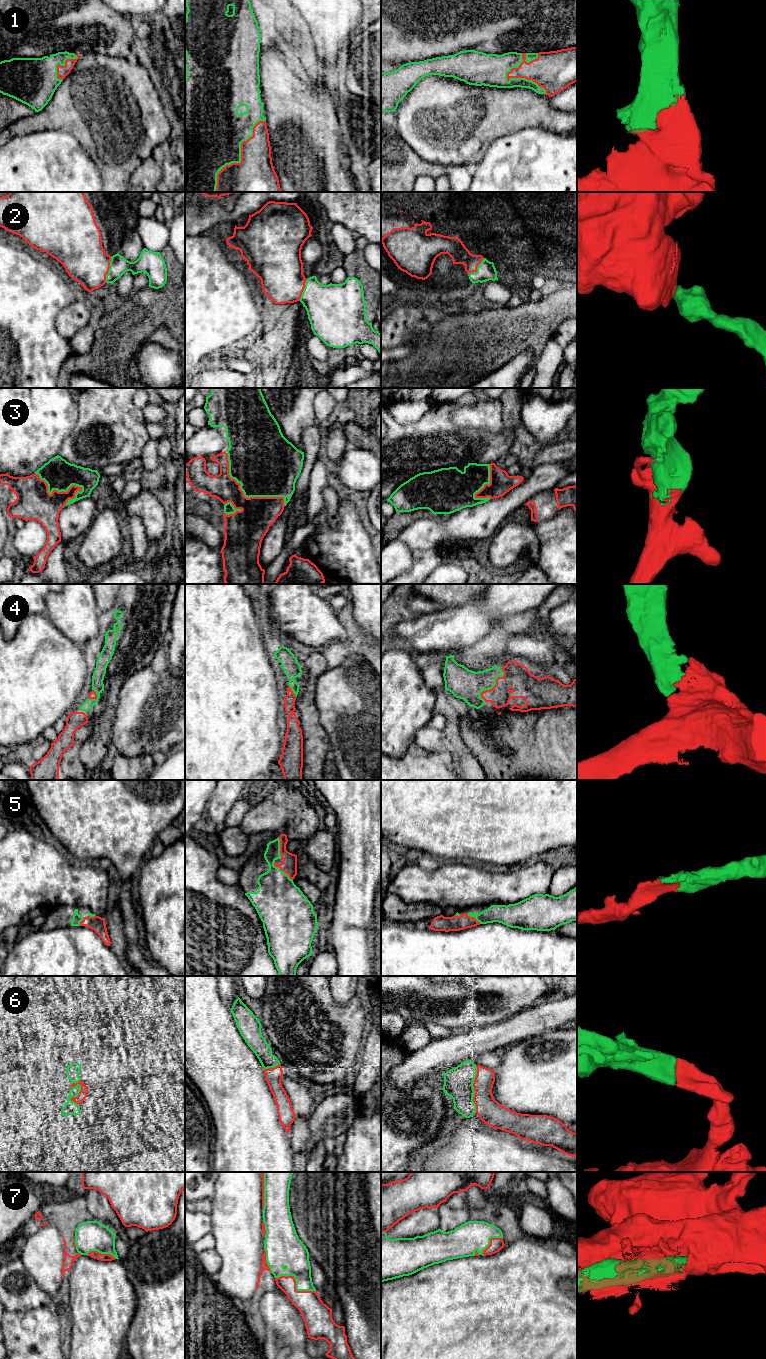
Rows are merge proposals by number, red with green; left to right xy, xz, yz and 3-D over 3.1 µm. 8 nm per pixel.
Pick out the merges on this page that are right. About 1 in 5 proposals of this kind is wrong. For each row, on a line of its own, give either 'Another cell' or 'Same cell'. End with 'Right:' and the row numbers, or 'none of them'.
1: Same cell
2: Same cell
3: Same cell
4: Same cell
5: Same cell
6: Same cell
7: Same cell
Right: 1, 2, 3, 4, 5, 6, 7

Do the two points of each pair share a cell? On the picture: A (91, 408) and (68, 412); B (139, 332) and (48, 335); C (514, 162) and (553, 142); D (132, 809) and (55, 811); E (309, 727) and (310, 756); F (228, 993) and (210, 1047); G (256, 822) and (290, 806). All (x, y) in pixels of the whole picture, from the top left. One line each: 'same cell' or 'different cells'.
A: different cells
B: different cells
C: same cell
D: same cell
E: same cell
F: different cells
G: same cell

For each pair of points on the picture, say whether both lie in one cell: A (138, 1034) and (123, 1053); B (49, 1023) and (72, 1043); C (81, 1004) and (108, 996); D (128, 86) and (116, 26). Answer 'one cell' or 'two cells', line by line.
A: one cell
B: two cells
C: one cell
D: two cells

